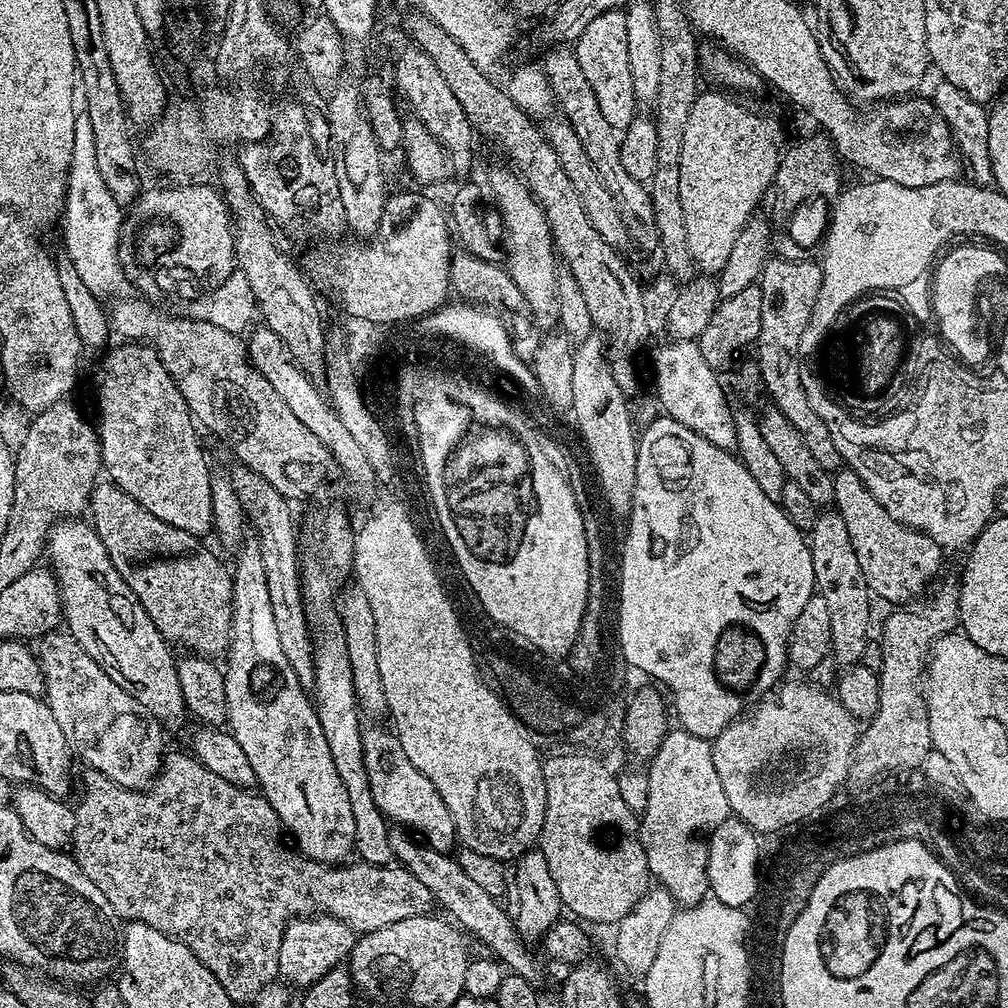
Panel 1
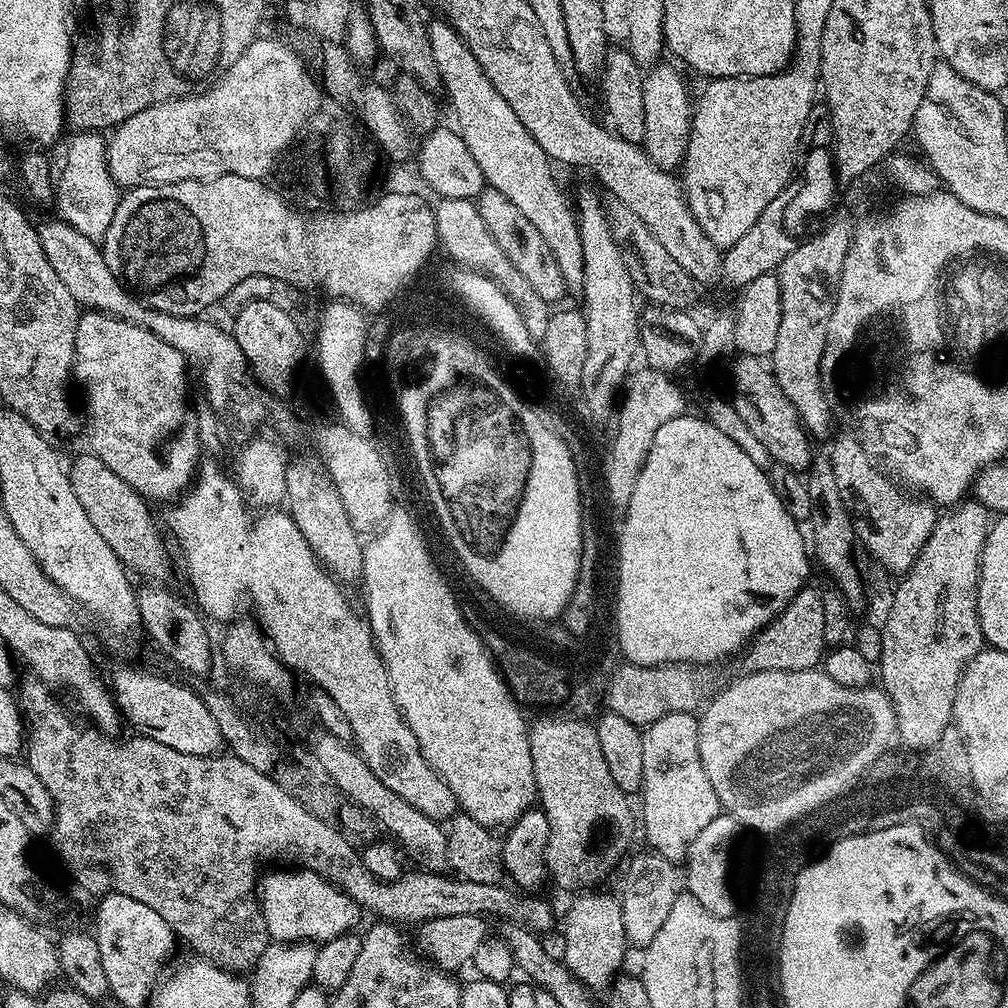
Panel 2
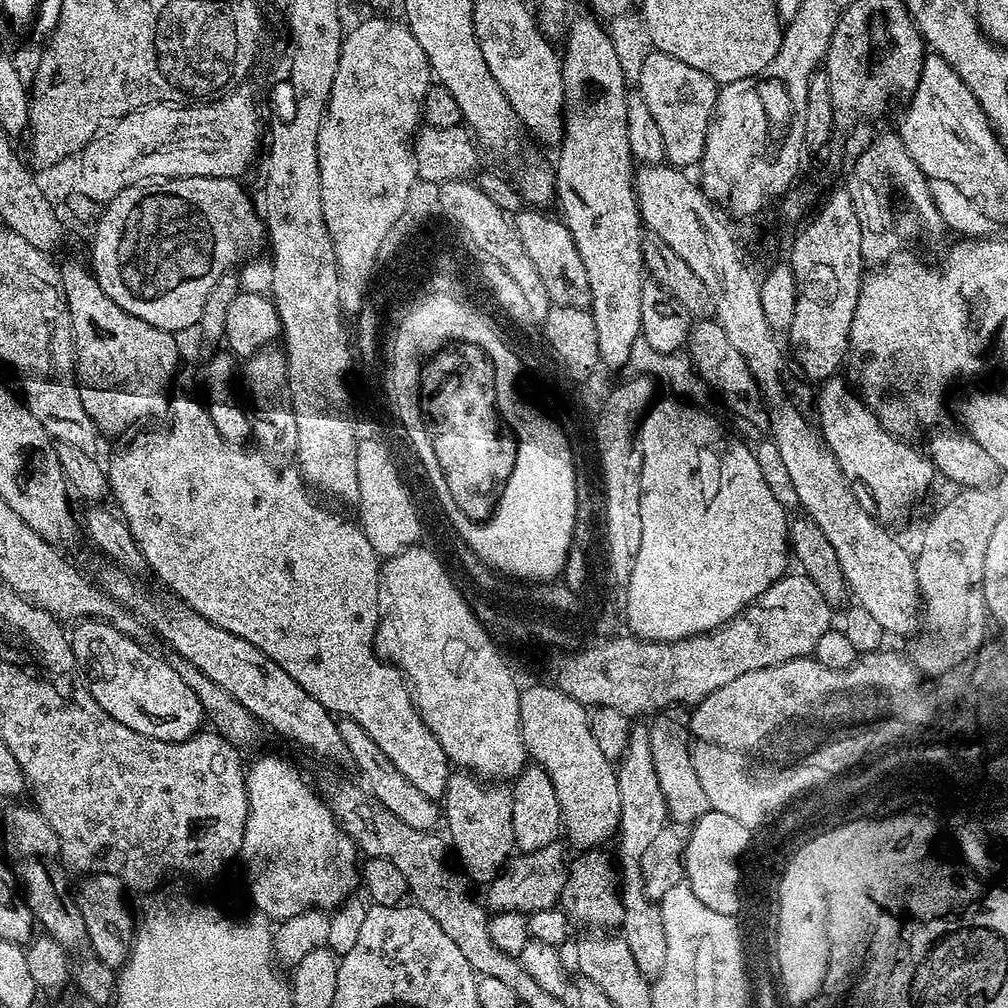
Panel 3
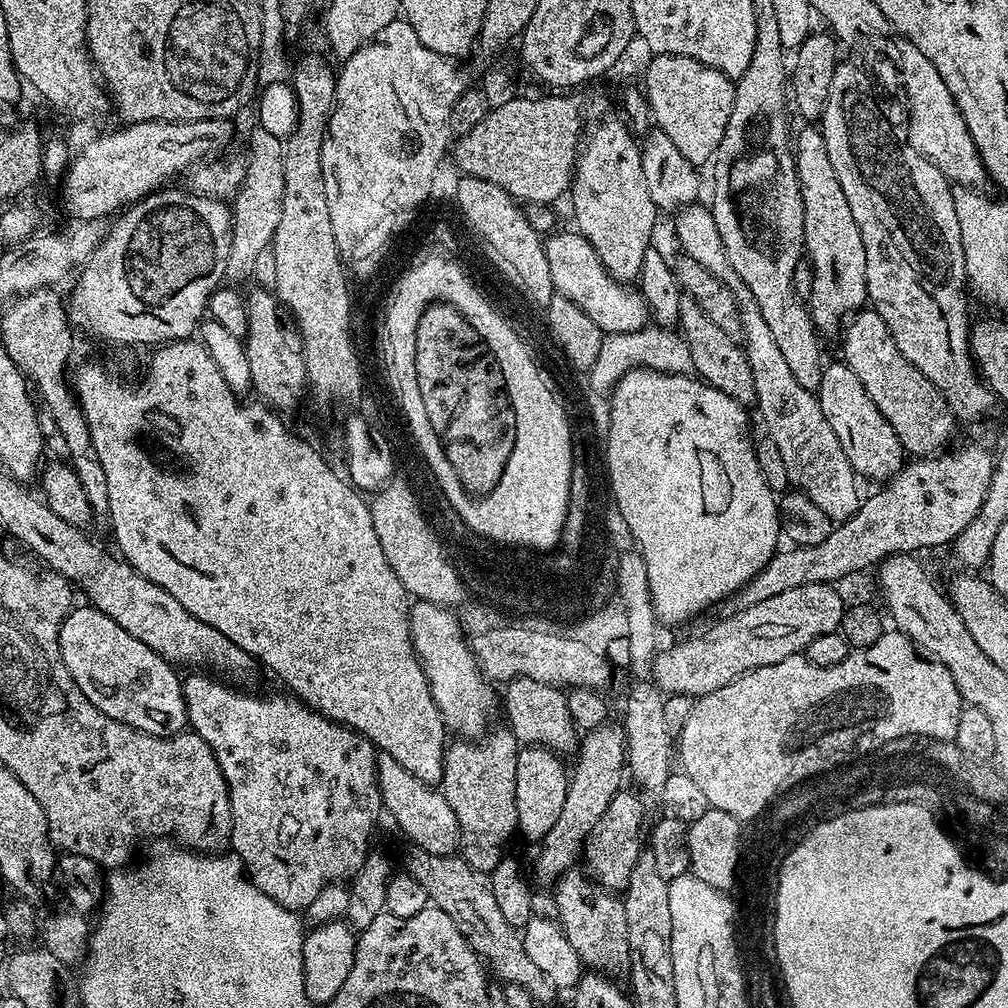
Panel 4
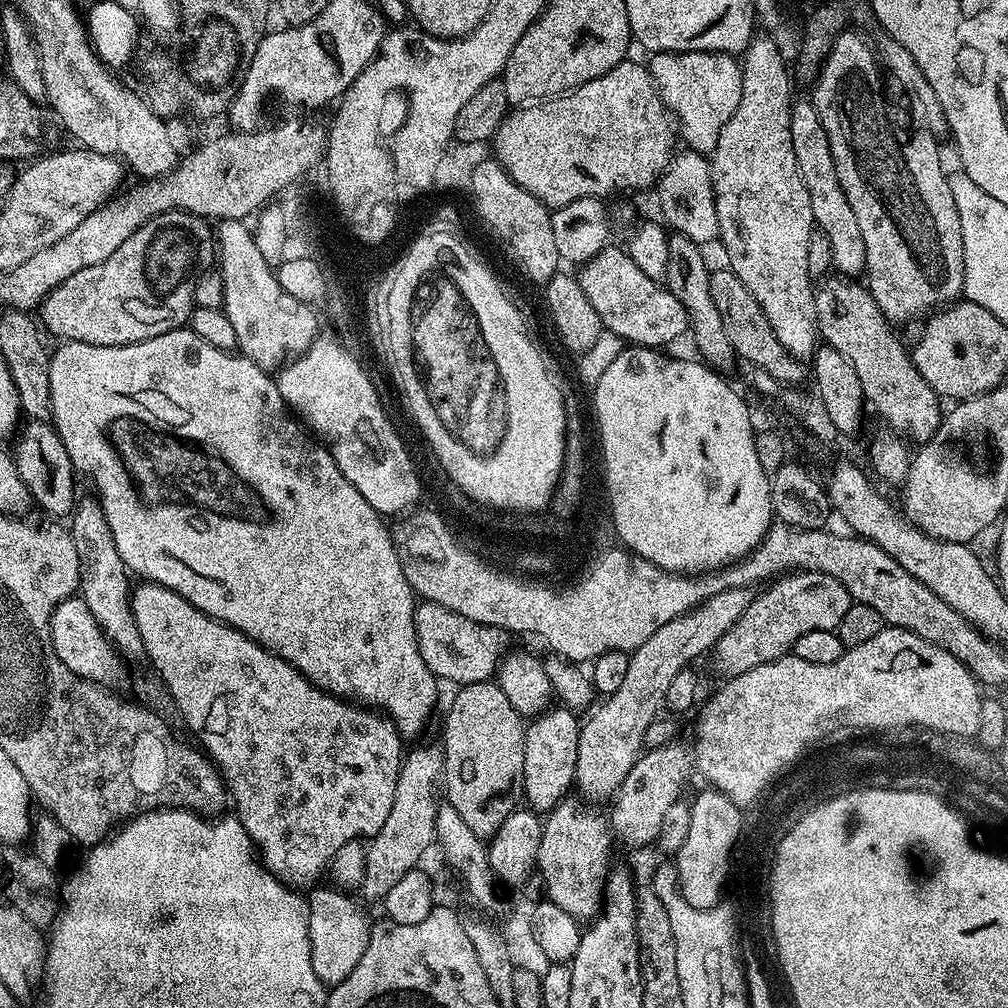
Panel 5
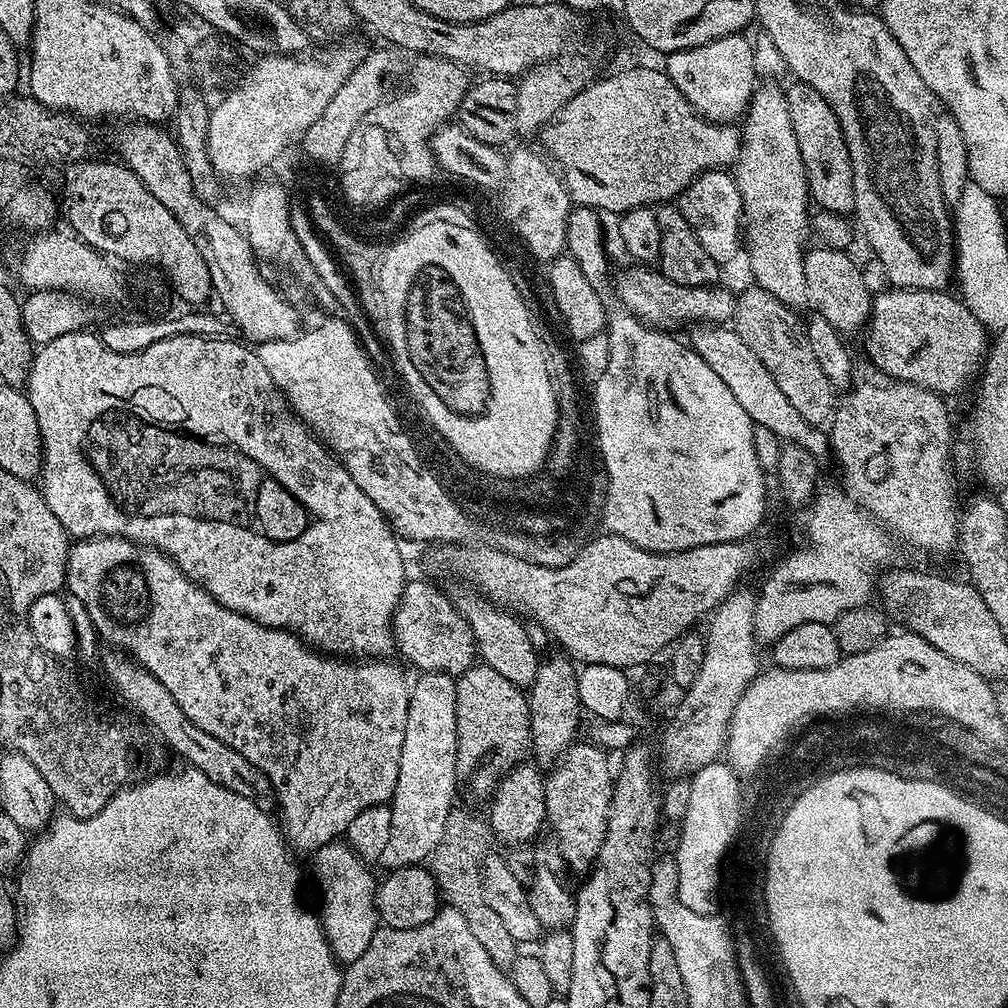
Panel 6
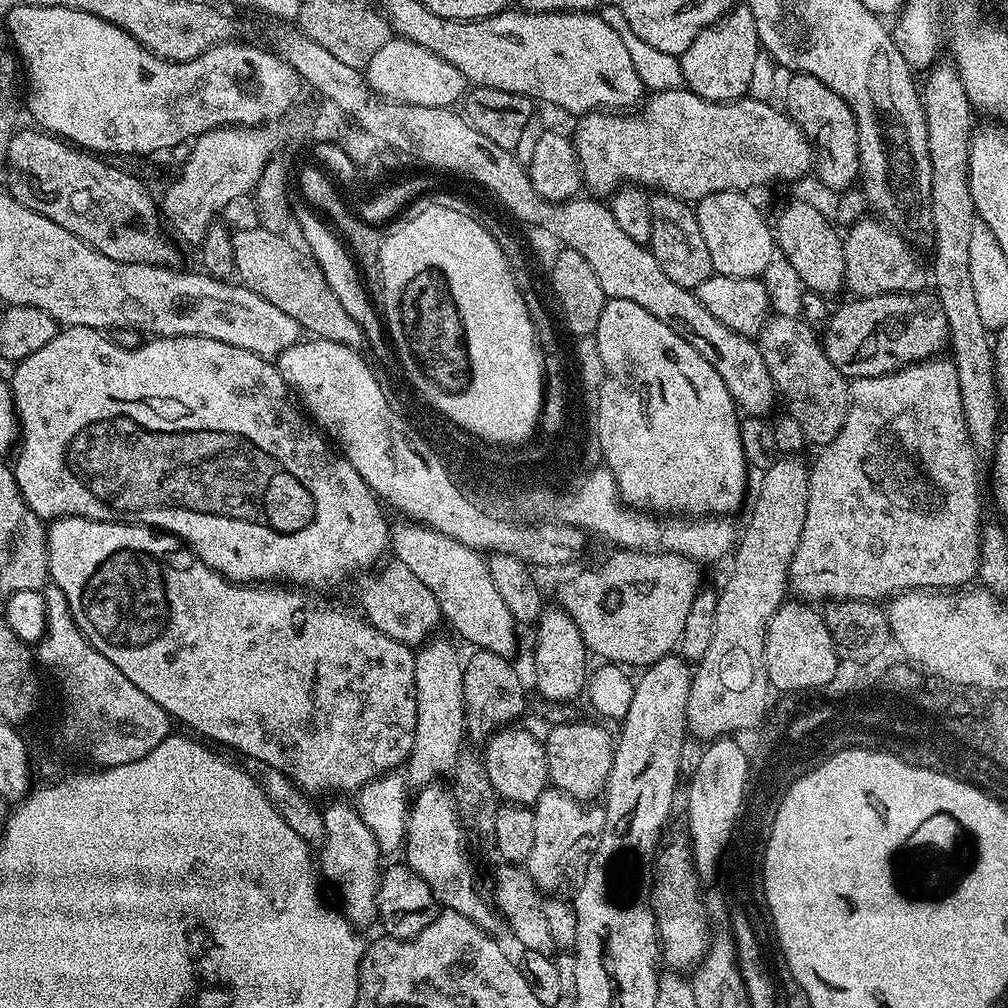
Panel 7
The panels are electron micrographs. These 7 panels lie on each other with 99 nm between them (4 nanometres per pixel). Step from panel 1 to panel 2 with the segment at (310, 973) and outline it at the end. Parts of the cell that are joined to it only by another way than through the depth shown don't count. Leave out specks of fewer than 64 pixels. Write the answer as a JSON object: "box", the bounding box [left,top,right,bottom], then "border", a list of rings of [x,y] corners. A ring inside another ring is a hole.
{"box":[258,871,362,946],"border":[[[292,871],[296,872],[272,872],[269,876],[261,875],[258,880],[260,909],[273,941],[281,944],[311,942],[319,946],[357,927],[356,919],[362,916],[362,909],[341,888],[316,872]]]}

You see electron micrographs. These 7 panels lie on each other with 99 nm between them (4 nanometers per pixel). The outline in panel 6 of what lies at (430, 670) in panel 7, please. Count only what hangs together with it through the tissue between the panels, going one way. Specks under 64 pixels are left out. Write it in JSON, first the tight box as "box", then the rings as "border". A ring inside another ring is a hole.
{"box":[379,672,458,870],"border":[[[420,672],[417,677],[410,684],[406,738],[402,742],[402,762],[398,762],[398,786],[394,786],[390,801],[390,838],[379,859],[379,863],[385,864],[385,869],[388,870],[423,865],[429,859],[442,839],[448,812],[454,807],[452,799],[456,796],[456,788],[458,789],[458,694],[455,679],[445,672]]]}

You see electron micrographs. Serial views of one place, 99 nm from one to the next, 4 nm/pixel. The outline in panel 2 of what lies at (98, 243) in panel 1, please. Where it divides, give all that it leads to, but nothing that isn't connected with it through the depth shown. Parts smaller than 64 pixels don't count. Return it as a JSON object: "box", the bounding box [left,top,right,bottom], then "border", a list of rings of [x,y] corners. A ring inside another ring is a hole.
{"box":[54,130,120,242],"border":[[[83,130],[73,136],[54,184],[54,208],[58,210],[56,214],[59,219],[86,238],[100,242],[110,228],[114,211],[120,203],[120,186],[109,172],[105,137],[97,131]]]}

